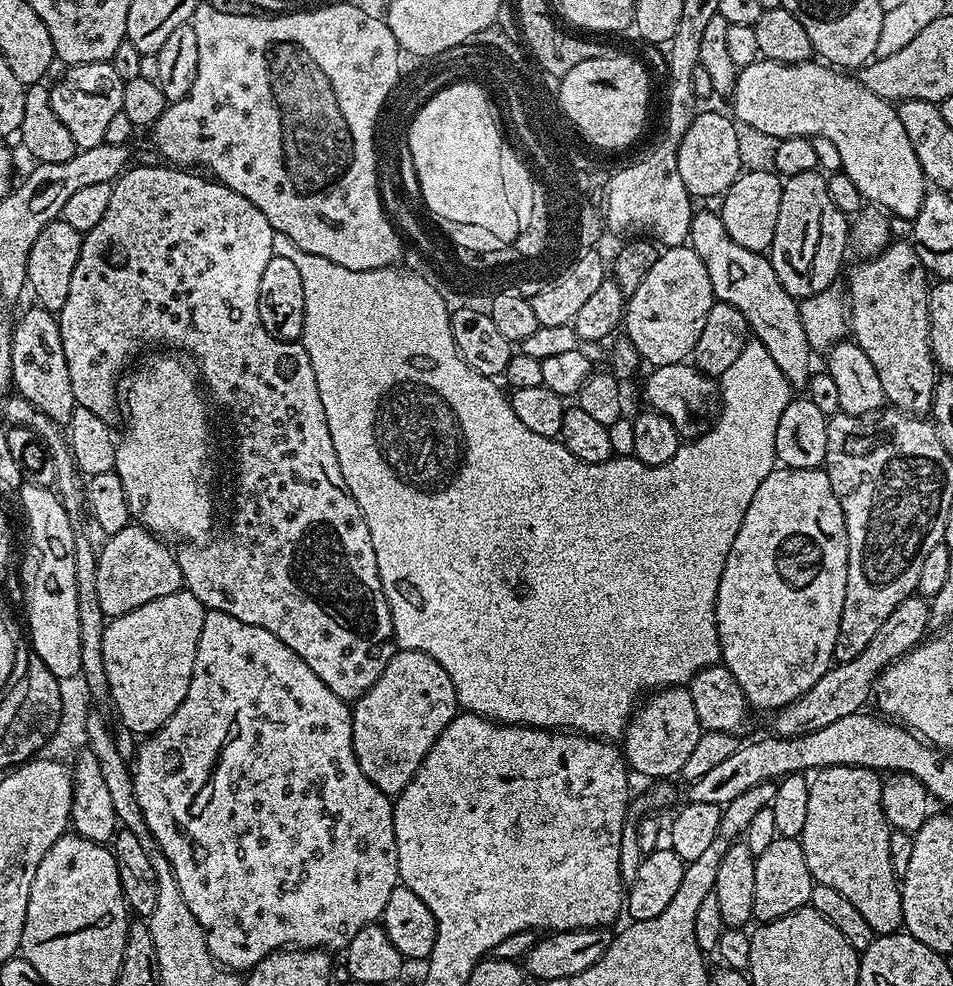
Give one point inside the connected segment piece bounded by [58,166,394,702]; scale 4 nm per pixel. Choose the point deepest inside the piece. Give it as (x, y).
(176, 259)

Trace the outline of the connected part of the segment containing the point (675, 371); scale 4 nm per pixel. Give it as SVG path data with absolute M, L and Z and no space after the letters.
M688 362L661 364L651 369L648 381L644 384L647 407L660 412L676 427L684 438L703 436L712 427L720 410L718 384L711 376L705 376Z

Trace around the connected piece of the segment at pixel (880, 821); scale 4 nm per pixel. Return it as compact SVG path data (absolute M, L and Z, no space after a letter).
M858 766L821 768L808 785L810 802L806 805L806 826L798 837L806 854L813 881L822 886L834 886L870 922L876 936L889 936L904 928L900 884L894 866L890 866L890 825L882 810L882 780L873 769Z

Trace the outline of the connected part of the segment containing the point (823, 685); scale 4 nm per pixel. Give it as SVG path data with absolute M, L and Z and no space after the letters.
M919 594L910 595L902 602L898 602L894 614L890 614L890 618L886 618L886 622L882 622L882 626L878 626L878 634L874 634L874 638L870 638L870 646L866 646L866 650L862 650L862 654L858 654L858 658L846 660L828 668L826 674L822 674L822 678L818 678L818 682L814 682L814 686L810 686L810 690L806 694L802 694L785 708L779 709L780 721L777 722L775 731L781 736L804 736L808 732L822 730L822 726L830 726L830 722L838 722L838 718L846 718L846 714L861 711L867 700L869 703L874 692L874 685L881 673L929 635L931 618L932 609L929 601Z

